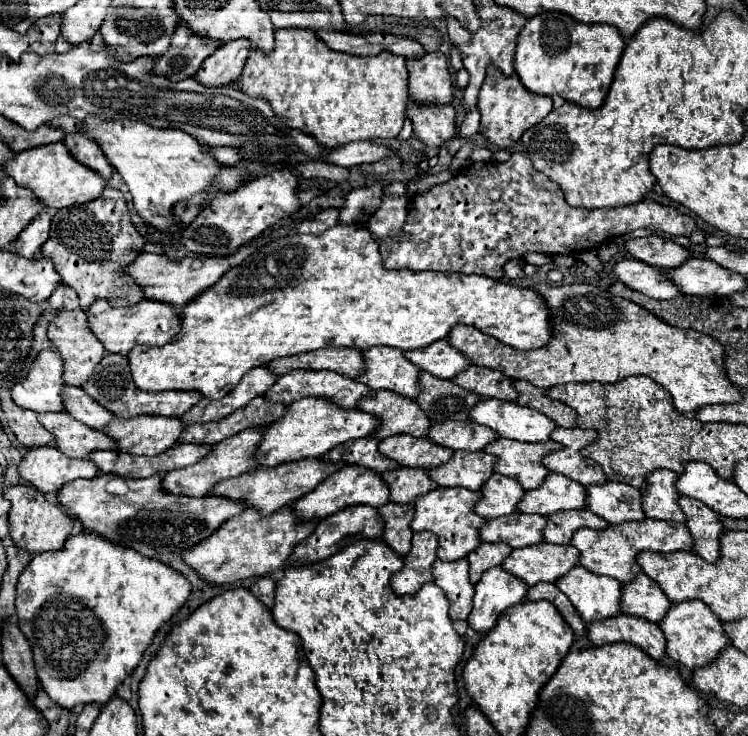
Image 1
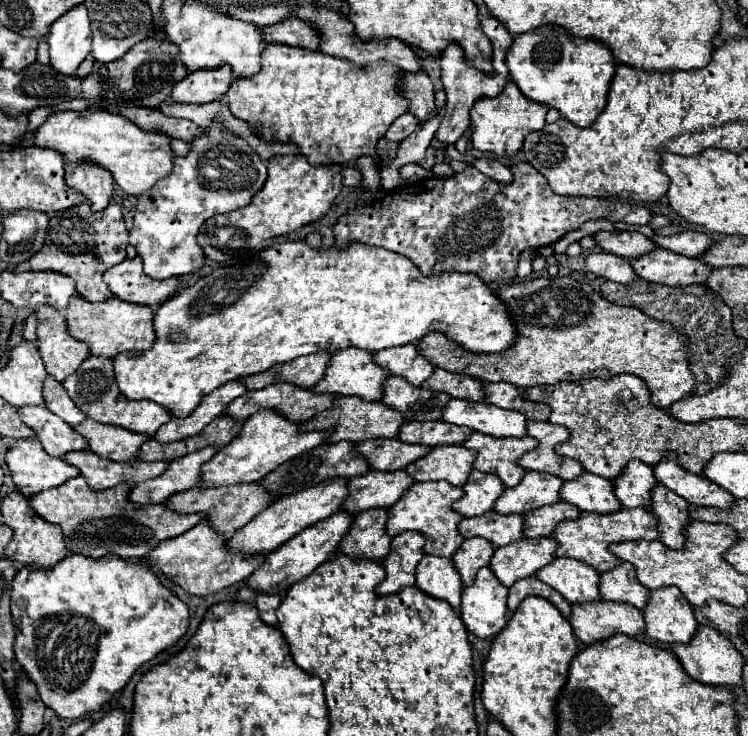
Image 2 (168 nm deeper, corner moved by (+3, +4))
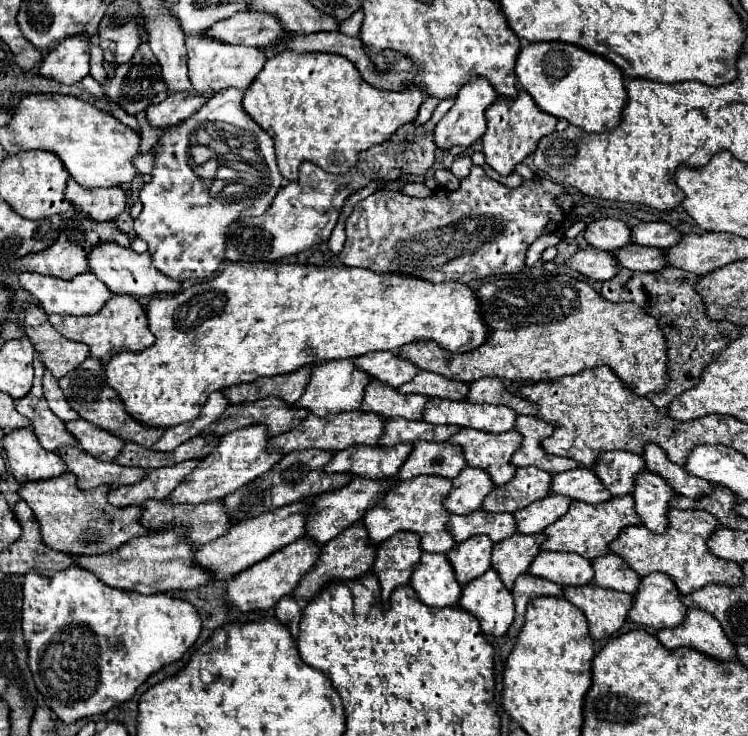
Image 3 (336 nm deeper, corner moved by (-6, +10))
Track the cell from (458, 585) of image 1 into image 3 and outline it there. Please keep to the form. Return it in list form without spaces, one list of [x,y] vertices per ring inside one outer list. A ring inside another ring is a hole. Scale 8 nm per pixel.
[[[421,553],[409,585],[417,597],[431,607],[455,607],[461,597],[461,585],[445,555]]]

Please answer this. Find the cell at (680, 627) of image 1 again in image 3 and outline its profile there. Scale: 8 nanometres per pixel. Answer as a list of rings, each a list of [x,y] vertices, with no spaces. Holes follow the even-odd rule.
[[[649,573],[641,577],[627,621],[653,629],[677,627],[683,623],[685,611],[673,579],[663,573]]]

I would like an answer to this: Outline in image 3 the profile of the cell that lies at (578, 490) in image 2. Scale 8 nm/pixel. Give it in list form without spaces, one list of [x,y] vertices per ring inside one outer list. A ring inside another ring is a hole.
[[[589,467],[555,473],[551,479],[551,493],[559,493],[585,503],[605,503],[611,499],[609,491],[603,489],[603,483],[597,481],[597,475],[593,477],[593,471]]]

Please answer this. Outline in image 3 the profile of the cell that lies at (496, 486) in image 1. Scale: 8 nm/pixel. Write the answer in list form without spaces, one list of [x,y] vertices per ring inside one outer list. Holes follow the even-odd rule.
[[[465,467],[451,483],[453,487],[443,501],[443,507],[453,515],[467,515],[481,509],[481,501],[495,487],[489,475],[475,467]]]

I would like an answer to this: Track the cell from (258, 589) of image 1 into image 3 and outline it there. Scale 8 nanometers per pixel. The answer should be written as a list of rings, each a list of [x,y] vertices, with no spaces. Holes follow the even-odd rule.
[[[283,597],[275,607],[275,617],[289,629],[289,633],[297,639],[299,637],[299,621],[301,621],[301,609],[299,603],[293,597]]]

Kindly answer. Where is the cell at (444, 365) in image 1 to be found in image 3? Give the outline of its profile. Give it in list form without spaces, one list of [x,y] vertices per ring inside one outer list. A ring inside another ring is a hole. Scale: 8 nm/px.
[[[367,353],[365,357],[357,357],[355,365],[371,379],[381,381],[389,387],[403,385],[419,373],[413,363],[397,357],[395,353]]]

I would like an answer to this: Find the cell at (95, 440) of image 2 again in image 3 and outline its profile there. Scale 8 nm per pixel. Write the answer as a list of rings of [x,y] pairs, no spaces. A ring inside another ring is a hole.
[[[83,419],[67,421],[65,427],[79,441],[79,447],[85,453],[101,461],[113,461],[121,447],[125,445],[125,441],[121,441],[119,437],[113,437],[103,429],[95,429],[93,425],[87,425]]]

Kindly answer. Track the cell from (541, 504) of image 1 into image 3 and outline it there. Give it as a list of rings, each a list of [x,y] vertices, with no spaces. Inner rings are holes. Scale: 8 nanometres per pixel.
[[[517,469],[513,479],[495,487],[483,501],[481,509],[491,513],[515,513],[529,503],[549,495],[551,475],[541,469]]]

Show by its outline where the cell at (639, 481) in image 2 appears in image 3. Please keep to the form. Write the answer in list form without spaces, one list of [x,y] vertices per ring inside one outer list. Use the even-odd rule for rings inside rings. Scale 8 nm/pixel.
[[[603,451],[599,453],[593,473],[611,495],[627,495],[633,491],[633,479],[643,471],[641,455],[629,451]]]

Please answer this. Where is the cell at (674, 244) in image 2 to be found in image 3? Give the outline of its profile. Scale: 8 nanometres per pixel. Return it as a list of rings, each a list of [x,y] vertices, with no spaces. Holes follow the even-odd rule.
[[[637,223],[631,229],[631,241],[637,245],[645,247],[657,247],[657,249],[667,249],[669,245],[675,245],[681,241],[681,233],[673,229],[667,223]]]

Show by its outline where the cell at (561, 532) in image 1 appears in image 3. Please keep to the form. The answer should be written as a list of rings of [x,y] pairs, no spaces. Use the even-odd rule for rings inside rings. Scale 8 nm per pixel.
[[[549,493],[547,497],[527,505],[525,509],[515,511],[513,517],[515,517],[517,531],[523,533],[523,535],[541,533],[547,525],[555,523],[559,517],[565,515],[565,511],[569,509],[569,503],[571,503],[569,497]]]

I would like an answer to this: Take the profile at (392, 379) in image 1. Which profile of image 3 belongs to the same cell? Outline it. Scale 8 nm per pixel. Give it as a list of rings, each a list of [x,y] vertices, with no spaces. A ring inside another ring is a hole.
[[[355,359],[329,361],[313,367],[311,379],[301,399],[295,401],[295,405],[305,405],[305,409],[309,409],[309,413],[313,413],[315,417],[327,417],[329,413],[341,413],[341,411],[355,411],[361,405],[361,397],[367,383],[369,377],[355,367]]]

